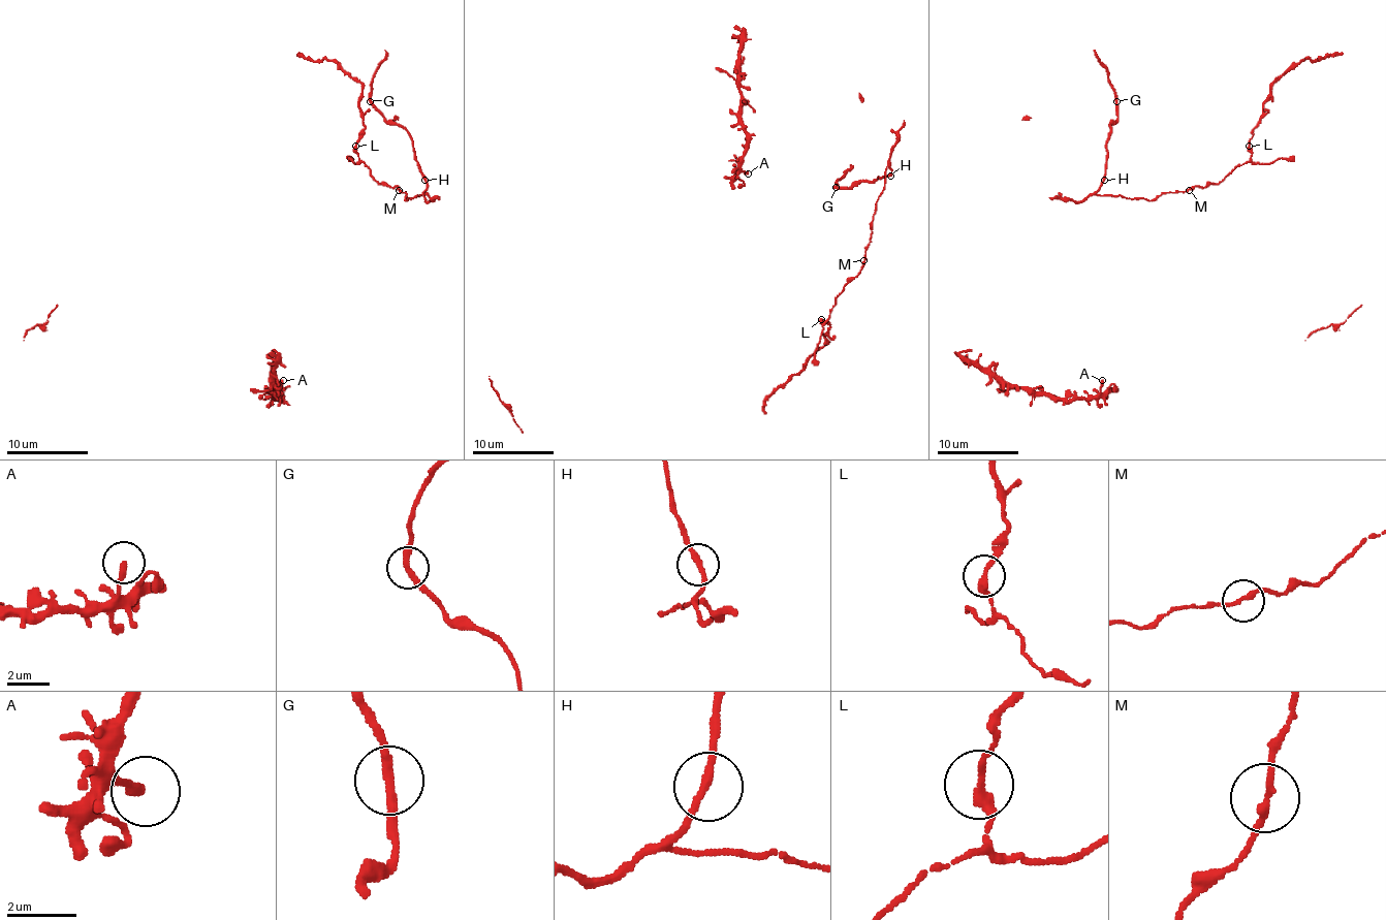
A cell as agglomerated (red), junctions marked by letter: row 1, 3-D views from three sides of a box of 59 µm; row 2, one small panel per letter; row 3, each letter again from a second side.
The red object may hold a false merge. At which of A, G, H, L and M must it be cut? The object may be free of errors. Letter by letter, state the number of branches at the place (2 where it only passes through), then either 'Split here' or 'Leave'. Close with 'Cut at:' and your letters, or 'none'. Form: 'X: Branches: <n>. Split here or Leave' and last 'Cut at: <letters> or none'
A: Branches: 1. Leave
G: Branches: 2. Leave
H: Branches: 2. Leave
L: Branches: 2. Split here
M: Branches: 2. Leave
Cut at: L

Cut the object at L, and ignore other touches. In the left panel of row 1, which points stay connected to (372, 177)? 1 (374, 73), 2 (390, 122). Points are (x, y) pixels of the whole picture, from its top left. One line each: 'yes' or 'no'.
1: yes
2: yes

